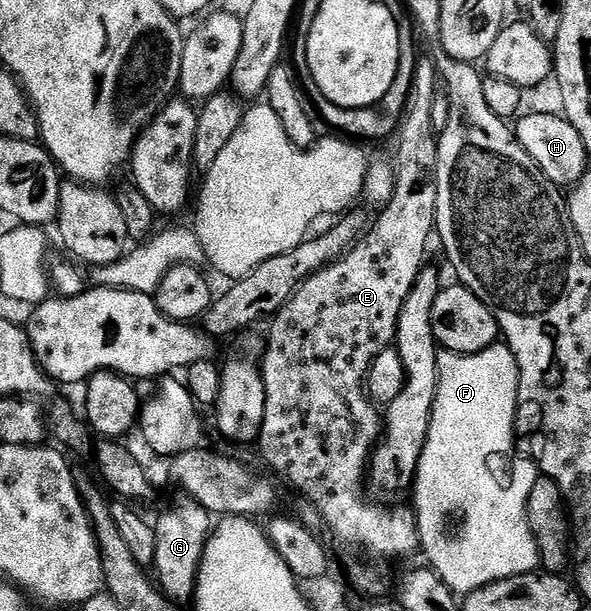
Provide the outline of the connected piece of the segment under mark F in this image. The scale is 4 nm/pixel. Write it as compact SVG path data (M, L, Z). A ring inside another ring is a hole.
M497 343L484 349L481 353L449 353L447 351L438 352L438 387L436 388L436 402L432 408L432 418L428 428L428 442L424 445L424 450L420 456L420 462L416 468L416 480L414 482L414 494L416 493L416 526L420 536L420 549L427 564L435 573L440 576L457 595L467 595L478 587L486 587L495 581L501 581L514 575L531 573L537 568L541 561L543 568L549 573L563 574L564 568L570 565L570 518L566 512L564 496L554 483L554 479L540 475L538 469L531 460L519 461L512 457L512 436L517 436L516 428L516 400L518 399L518 387L520 386L520 372L518 363L506 343ZM452 517L460 520L460 526L456 533L444 533L452 525Z

